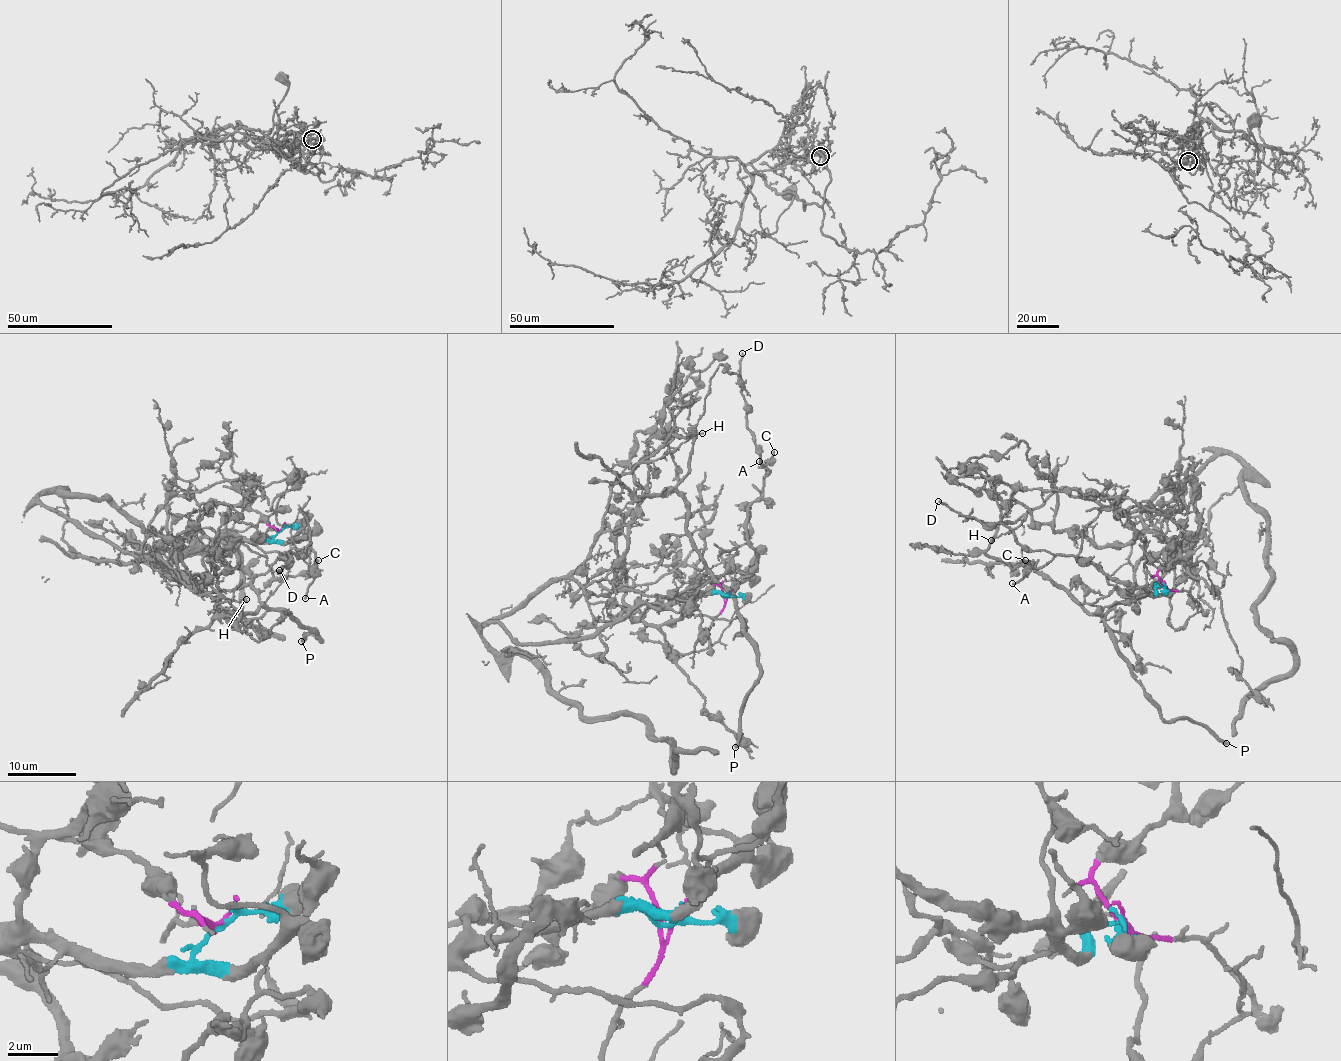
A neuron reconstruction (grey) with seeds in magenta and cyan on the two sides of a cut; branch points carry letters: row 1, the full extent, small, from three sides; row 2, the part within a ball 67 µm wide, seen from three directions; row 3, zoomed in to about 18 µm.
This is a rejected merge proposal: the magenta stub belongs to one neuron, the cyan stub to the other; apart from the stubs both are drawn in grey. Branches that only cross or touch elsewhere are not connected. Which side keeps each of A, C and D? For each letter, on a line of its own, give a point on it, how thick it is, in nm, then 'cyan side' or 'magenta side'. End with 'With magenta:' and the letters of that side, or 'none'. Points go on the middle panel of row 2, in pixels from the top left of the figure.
A: place (759, 461); calibre 170 nm; cyan side
C: place (774, 452); calibre 200 nm; cyan side
D: place (742, 353); calibre 190 nm; cyan side
With magenta: none

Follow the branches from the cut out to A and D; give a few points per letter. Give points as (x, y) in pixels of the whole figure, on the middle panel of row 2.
A: (727, 596), (721, 595), (730, 594), (752, 570), (748, 509), (769, 474), (768, 464), (759, 462)
D: (727, 596), (721, 595), (730, 594), (752, 570), (748, 509), (762, 492), (766, 471), (746, 419), (742, 352)

